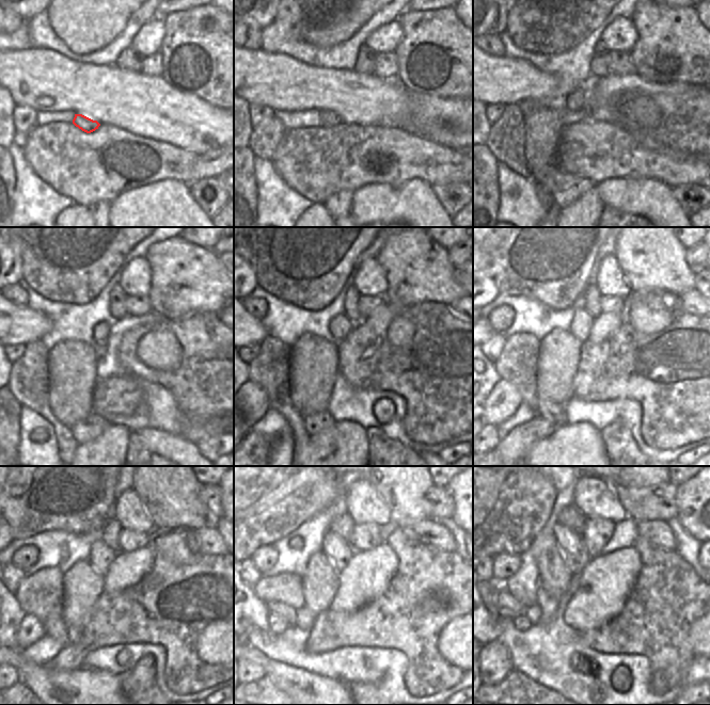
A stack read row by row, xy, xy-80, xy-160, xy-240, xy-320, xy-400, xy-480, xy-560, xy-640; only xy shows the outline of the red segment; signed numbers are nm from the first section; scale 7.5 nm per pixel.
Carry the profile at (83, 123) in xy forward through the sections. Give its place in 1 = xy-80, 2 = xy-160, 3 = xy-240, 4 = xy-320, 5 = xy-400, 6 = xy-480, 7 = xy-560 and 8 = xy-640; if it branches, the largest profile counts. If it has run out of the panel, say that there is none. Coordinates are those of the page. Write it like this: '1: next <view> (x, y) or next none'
1: next xy-80 (328, 118)
2: next xy-160 (576, 100)
3: next xy-240 (101, 331)
4: next xy-320 (340, 326)
5: next xy-400 (581, 323)
6: next xy-480 (100, 557)
7: next xy-560 (338, 550)
8: next xy-640 (576, 556)

